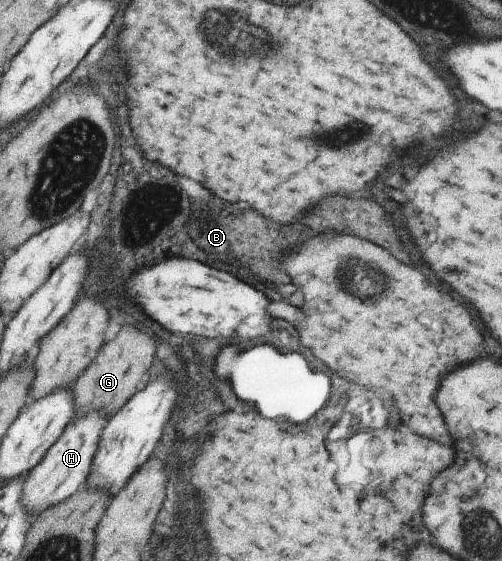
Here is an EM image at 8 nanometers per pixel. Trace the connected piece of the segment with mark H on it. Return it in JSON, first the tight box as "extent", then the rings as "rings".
{"extent":[23,409,110,518],"rings":[[[96,409],[71,423],[65,429],[61,439],[50,448],[49,455],[32,472],[28,473],[23,483],[23,502],[34,518],[70,500],[82,485],[86,485],[108,419],[110,417],[106,418],[99,412],[99,409]]]}

